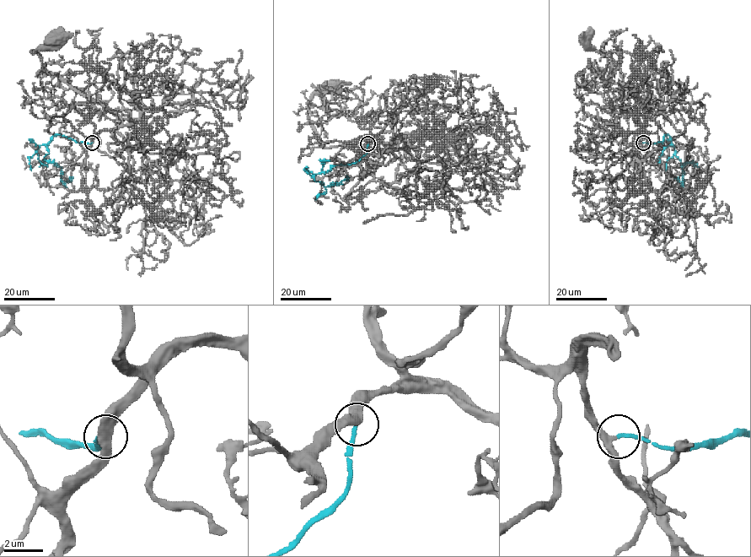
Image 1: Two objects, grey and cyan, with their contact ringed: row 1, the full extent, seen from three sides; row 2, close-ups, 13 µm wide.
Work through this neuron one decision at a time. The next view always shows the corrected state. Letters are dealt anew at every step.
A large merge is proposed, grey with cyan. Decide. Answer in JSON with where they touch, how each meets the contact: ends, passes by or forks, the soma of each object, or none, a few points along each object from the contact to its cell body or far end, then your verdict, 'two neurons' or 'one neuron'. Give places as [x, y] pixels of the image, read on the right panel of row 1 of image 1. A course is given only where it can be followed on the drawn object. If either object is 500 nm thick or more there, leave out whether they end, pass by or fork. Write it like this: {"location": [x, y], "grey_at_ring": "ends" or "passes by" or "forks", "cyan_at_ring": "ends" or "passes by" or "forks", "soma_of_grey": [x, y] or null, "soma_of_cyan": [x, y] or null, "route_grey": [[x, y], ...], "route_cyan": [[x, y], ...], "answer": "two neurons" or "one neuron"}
{"location": [643, 143], "grey_at_ring": "passes by", "cyan_at_ring": "ends", "soma_of_grey": [585, 41], "soma_of_cyan": null, "route_grey": [[643, 142], [638, 132], [646, 115], [635, 98], [646, 71], [626, 52], [598, 51], [585, 41]], "route_cyan": [[643, 142], [662, 142], [668, 134], [674, 154], [685, 163], [682, 181], [677, 178]], "answer": "one neuron"}

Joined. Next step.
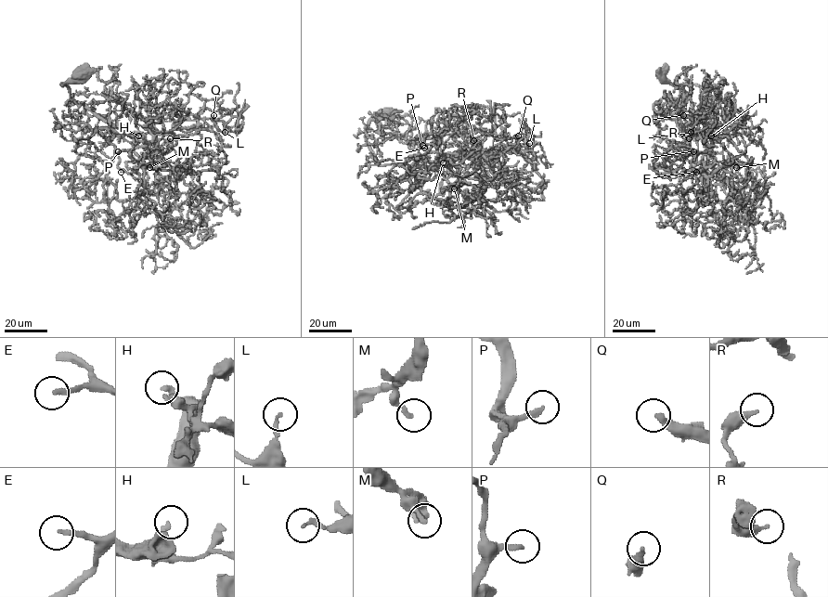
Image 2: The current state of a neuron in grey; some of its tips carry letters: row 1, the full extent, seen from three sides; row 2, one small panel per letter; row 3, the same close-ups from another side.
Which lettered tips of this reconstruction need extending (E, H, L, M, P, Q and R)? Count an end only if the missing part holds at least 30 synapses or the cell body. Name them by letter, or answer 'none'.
E, P, Q

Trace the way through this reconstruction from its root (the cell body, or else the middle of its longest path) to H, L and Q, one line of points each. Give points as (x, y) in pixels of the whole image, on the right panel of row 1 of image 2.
H: (661, 75), (673, 84), (695, 84), (713, 101), (704, 123), (711, 136)
L: (661, 75), (695, 84), (713, 101), (704, 125), (714, 142), (705, 146), (697, 114), (706, 126), (691, 132)
Q: (661, 75), (695, 84), (713, 101), (704, 123), (710, 146), (696, 114), (705, 122), (696, 132), (683, 115)

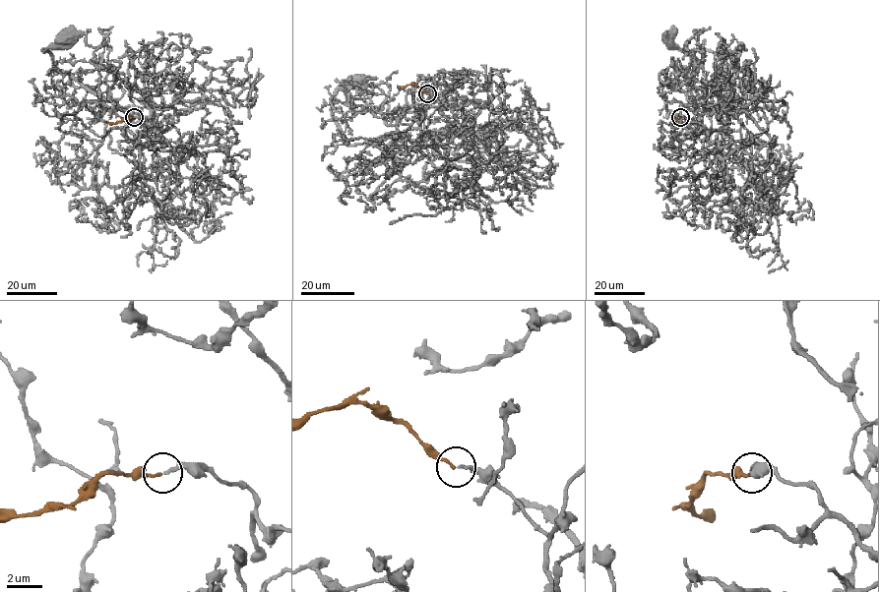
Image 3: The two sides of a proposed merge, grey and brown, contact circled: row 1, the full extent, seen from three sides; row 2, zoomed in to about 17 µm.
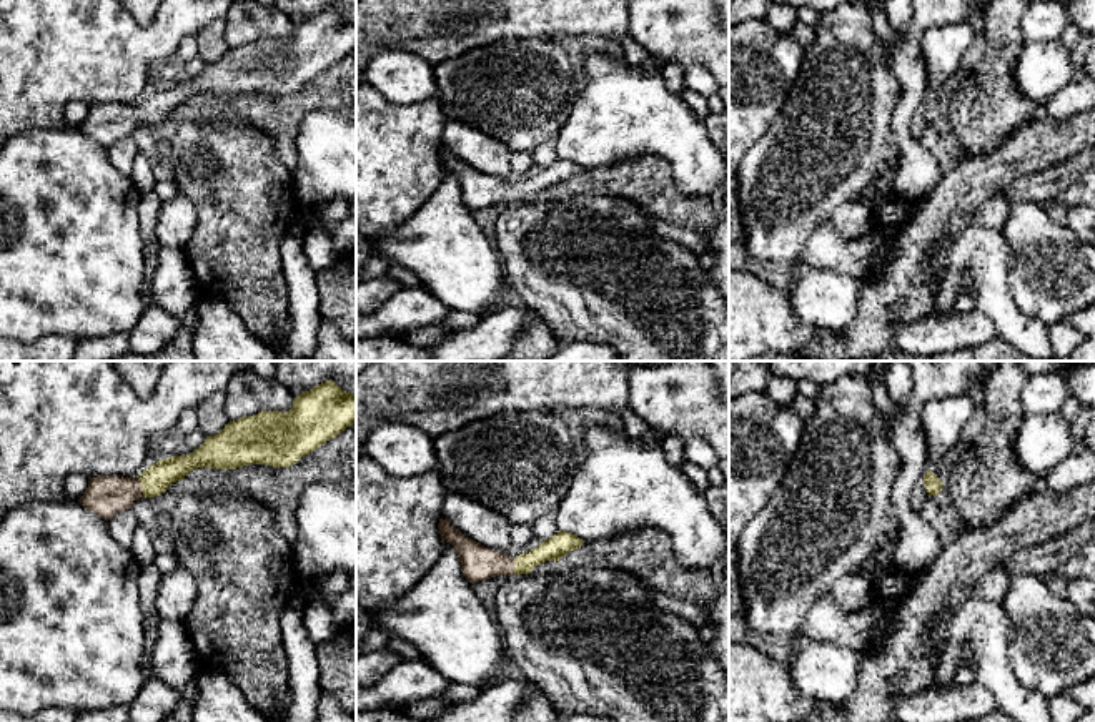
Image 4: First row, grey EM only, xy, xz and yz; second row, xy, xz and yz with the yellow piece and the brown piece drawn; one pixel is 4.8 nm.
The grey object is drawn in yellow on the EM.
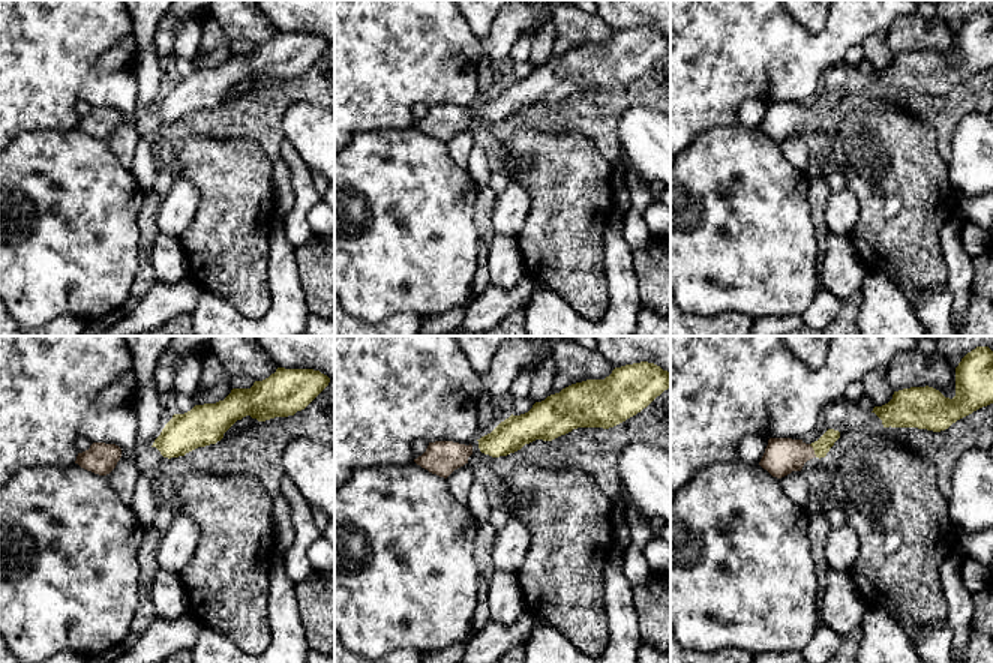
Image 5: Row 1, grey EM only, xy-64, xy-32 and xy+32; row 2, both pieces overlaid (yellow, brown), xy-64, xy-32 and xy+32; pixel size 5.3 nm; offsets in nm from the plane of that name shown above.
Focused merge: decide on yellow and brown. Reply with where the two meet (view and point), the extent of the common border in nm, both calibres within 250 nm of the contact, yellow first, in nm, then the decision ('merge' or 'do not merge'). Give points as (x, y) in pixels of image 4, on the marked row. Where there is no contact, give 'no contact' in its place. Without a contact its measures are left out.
contact xy (142, 488); length 90 nm; calibres 140 and 200 nm; merge

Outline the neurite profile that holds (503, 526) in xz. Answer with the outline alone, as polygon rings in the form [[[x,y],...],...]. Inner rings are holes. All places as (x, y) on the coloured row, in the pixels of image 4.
[[[356,454],[356,604],[363,611],[393,604],[434,567],[443,551],[441,517],[488,549],[508,552],[513,546],[509,519],[448,492],[436,469],[399,479]]]

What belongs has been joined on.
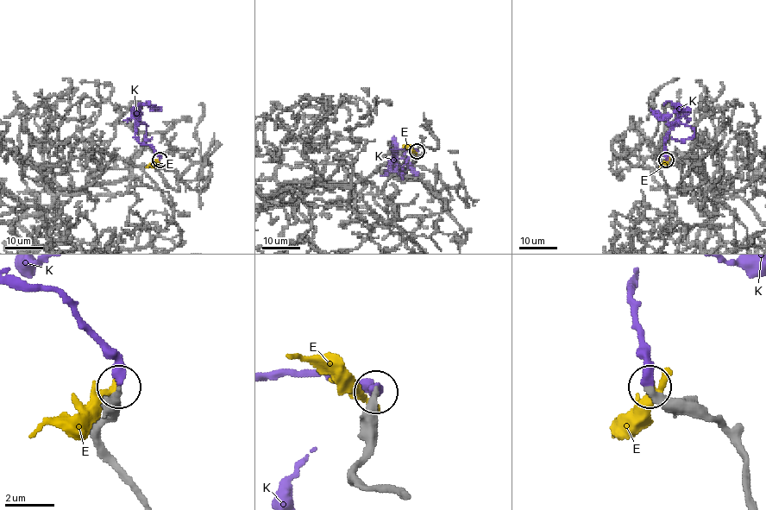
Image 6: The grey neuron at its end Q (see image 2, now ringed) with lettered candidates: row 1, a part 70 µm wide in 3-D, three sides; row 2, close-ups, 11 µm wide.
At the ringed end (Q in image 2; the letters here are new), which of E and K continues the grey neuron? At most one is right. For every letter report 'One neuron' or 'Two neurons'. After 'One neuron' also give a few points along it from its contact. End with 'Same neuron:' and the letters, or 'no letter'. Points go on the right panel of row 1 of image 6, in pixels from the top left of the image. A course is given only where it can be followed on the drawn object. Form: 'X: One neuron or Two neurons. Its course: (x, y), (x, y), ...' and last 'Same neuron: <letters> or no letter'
E: Two neurons
K: One neuron. Its course: (666, 160), (664, 140), (676, 122), (693, 129), (693, 134), (685, 139), (671, 137)
Same neuron: K

